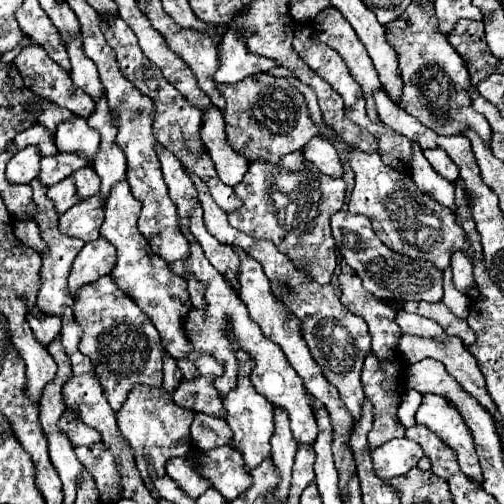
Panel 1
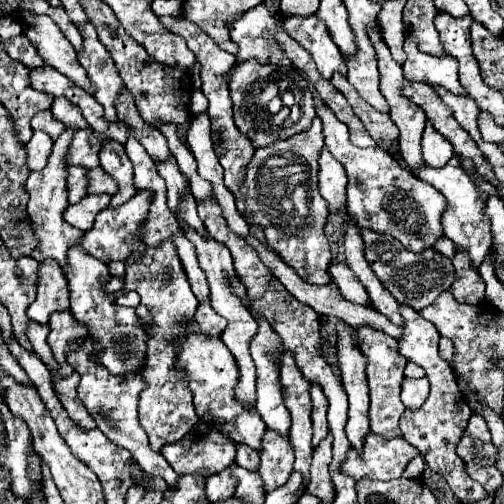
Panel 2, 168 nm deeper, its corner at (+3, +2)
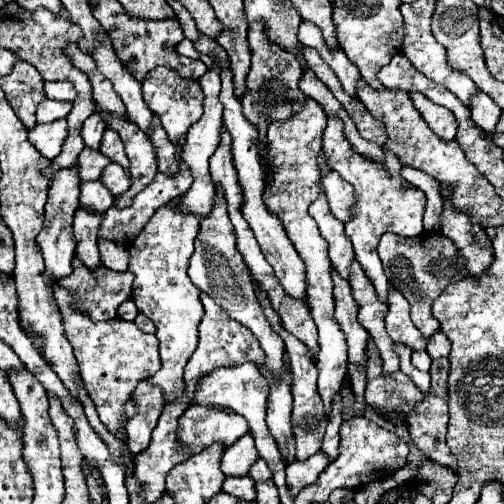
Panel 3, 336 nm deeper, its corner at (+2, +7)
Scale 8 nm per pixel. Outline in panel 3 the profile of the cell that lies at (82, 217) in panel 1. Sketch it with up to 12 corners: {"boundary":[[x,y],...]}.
{"boundary":[[101,181],[81,185],[81,209],[103,213],[115,197]]}

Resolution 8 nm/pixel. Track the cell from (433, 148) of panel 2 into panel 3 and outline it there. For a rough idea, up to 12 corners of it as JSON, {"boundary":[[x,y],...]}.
{"boundary":[[421,93],[409,95],[425,123],[443,141],[455,139],[453,113]]}

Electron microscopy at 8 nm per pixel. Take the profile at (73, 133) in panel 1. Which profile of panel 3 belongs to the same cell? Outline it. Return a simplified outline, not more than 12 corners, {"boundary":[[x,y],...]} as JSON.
{"boundary":[[45,81],[45,95],[57,101],[75,101],[69,81]]}

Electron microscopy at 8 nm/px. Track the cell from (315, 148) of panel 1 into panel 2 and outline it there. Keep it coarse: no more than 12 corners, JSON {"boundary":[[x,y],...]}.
{"boundary":[[322,148],[318,192],[334,214],[346,206],[344,166]]}

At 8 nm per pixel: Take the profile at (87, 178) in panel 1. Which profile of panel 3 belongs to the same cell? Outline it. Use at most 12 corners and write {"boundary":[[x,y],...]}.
{"boundary":[[117,163],[103,169],[99,181],[115,197],[129,189],[129,173]]}

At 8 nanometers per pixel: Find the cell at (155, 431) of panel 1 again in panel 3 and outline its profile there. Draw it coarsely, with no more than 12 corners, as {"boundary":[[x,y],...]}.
{"boundary":[[159,207],[129,245],[131,299],[157,327],[165,405],[203,317],[187,275],[199,221]]}

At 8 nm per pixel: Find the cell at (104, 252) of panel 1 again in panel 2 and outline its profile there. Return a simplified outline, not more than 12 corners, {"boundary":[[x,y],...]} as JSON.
{"boundary":[[138,190],[104,208],[84,234],[84,250],[124,260],[140,240],[154,194]]}

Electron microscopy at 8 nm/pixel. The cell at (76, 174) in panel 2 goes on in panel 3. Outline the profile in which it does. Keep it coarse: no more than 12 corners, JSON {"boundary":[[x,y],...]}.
{"boundary":[[83,149],[77,159],[81,183],[97,181],[111,163],[99,151]]}

